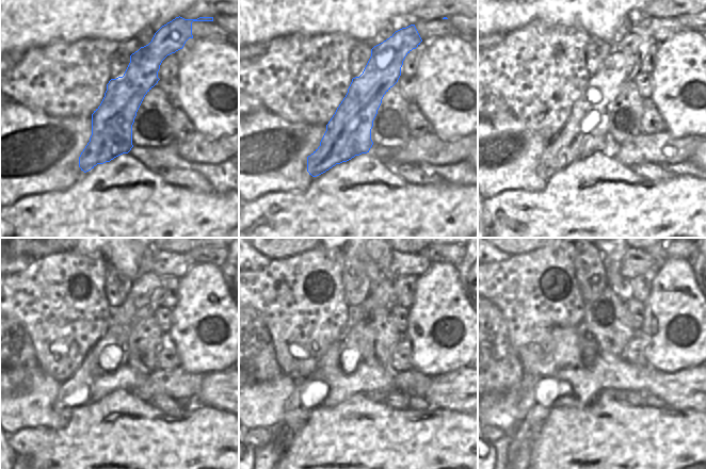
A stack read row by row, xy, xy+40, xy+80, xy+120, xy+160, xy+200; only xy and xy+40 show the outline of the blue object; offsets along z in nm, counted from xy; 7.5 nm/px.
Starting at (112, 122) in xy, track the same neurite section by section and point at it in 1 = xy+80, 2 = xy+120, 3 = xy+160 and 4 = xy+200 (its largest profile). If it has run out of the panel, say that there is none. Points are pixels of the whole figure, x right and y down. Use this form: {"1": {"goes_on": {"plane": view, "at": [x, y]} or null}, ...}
{"1": {"goes_on": {"plane": "xy+80", "at": [586, 130]}}, "2": {"goes_on": {"plane": "xy+120", "at": [145, 297]}}, "3": {"goes_on": {"plane": "xy+160", "at": [297, 409]}}, "4": {"goes_on": {"plane": "xy+200", "at": [531, 411]}}}

